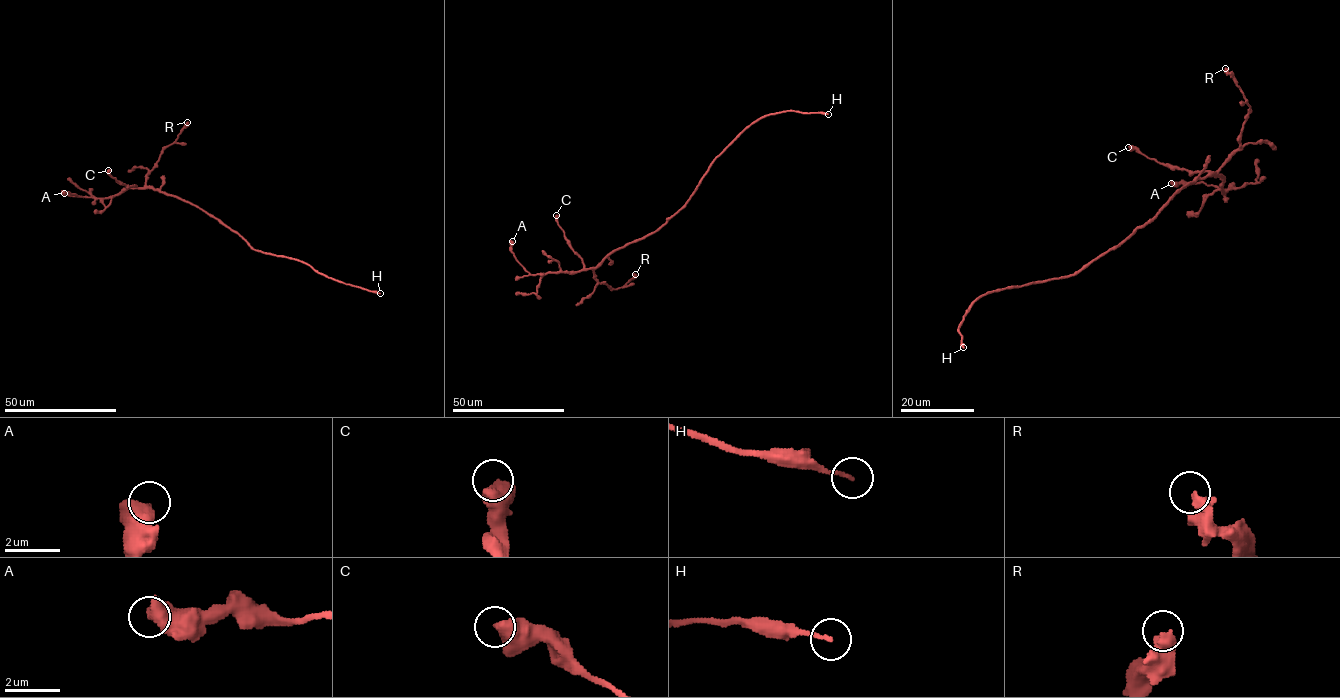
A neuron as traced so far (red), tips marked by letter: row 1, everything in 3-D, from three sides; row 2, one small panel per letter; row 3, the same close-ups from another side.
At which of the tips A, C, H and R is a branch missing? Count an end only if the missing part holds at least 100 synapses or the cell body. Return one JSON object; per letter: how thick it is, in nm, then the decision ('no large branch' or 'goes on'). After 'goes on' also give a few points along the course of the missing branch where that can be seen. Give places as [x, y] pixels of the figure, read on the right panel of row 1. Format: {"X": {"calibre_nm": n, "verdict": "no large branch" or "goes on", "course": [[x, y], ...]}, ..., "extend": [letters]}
{"A": {"calibre_nm": 750, "verdict": "no large branch"}, "C": {"calibre_nm": 650, "verdict": "no large branch"}, "H": {"calibre_nm": 130, "verdict": "goes on"}, "R": {"calibre_nm": 440, "verdict": "no large branch"}, "extend": ["H"]}

